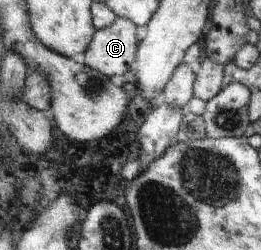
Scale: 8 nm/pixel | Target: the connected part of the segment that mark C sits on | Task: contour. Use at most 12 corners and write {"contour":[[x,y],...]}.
{"contour":[[118,18],[97,30],[83,65],[118,81],[137,60],[140,33]]}

